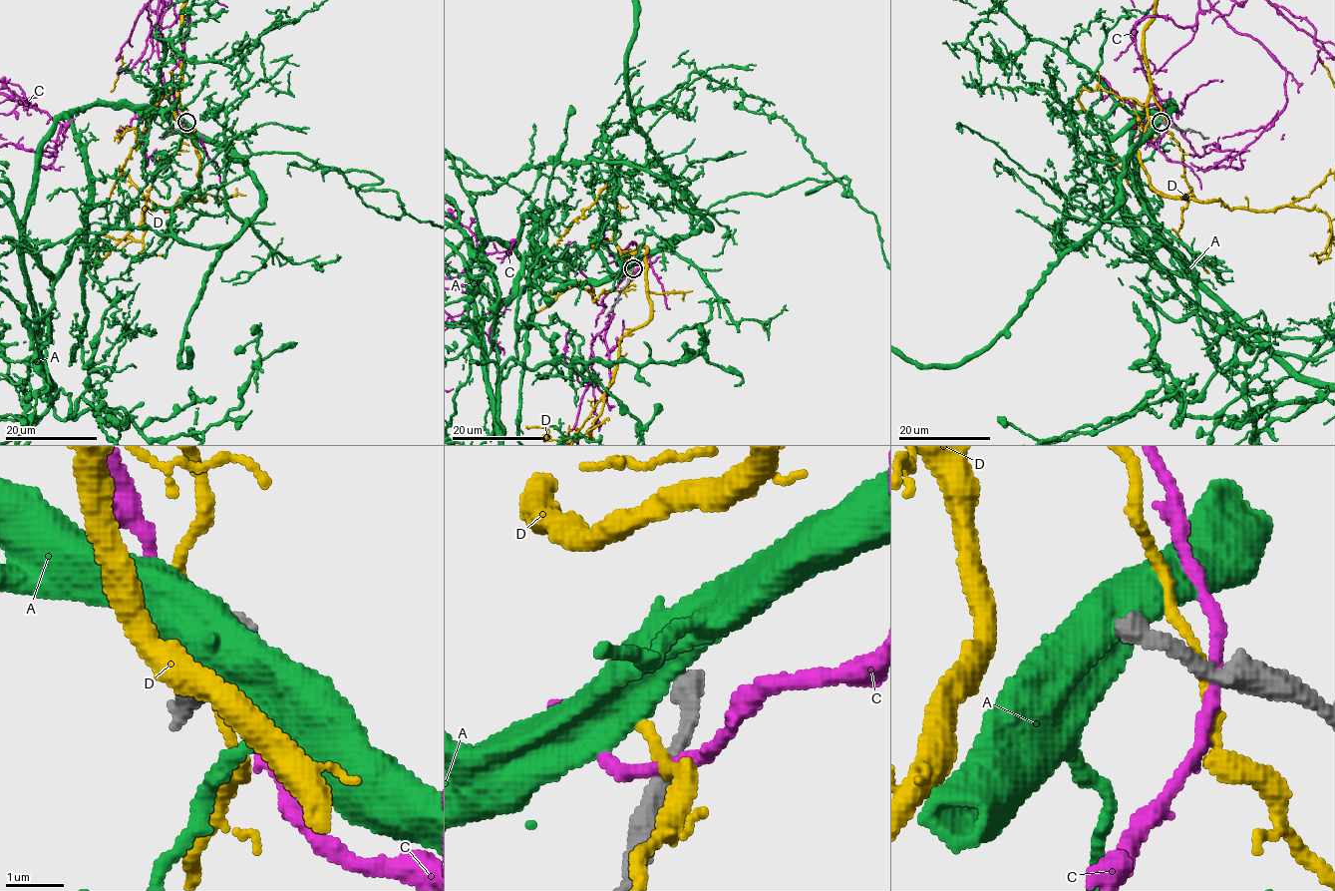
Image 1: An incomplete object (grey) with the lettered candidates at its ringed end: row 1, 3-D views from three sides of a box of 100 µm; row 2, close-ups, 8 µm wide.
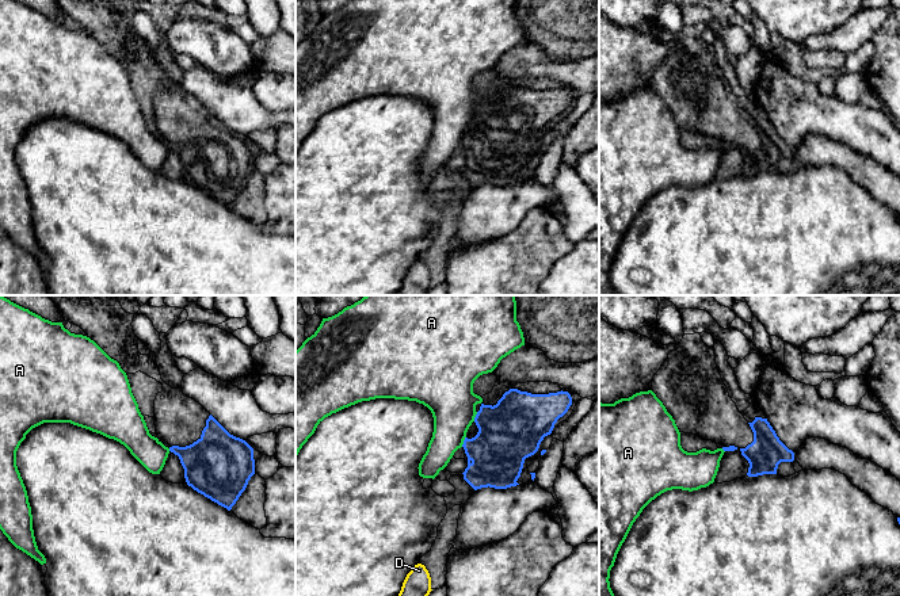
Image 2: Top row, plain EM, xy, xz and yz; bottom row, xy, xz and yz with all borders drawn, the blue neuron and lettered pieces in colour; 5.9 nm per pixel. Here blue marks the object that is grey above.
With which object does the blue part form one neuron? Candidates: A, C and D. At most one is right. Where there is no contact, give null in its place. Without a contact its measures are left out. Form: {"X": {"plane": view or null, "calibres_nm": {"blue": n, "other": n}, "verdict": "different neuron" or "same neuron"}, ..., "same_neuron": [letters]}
{"A": {"plane": "xz", "calibres_nm": {"blue": 340, "other": 280}, "verdict": "different neuron"}, "C": {"plane": null, "verdict": "different neuron"}, "D": {"plane": null, "verdict": "different neuron"}, "same_neuron": []}

